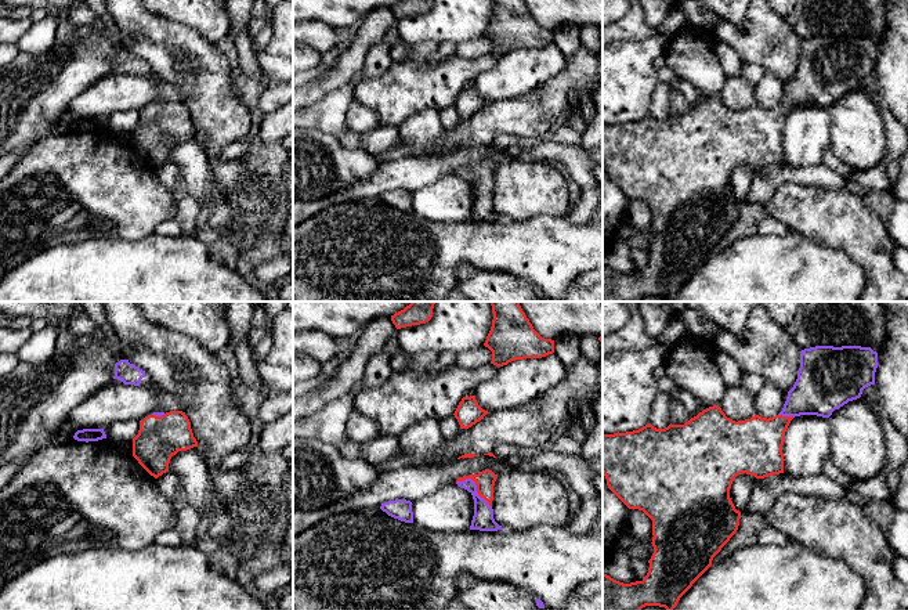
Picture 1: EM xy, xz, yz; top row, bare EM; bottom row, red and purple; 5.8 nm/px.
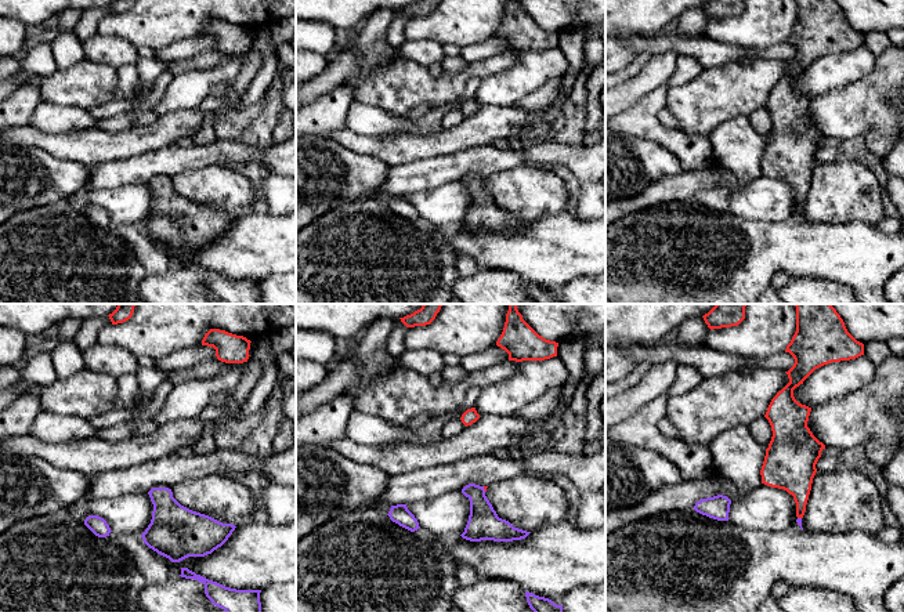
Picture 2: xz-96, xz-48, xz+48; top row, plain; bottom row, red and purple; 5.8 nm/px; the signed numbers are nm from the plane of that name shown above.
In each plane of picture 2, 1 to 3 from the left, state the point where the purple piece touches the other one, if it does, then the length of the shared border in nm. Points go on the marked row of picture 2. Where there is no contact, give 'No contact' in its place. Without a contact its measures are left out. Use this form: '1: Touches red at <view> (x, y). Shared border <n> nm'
1: No contact
2: Touches red at xz-48 (484, 488). Shared border 40 nm
3: Touches red at xz+48 (799, 517). Shared border 30 nm

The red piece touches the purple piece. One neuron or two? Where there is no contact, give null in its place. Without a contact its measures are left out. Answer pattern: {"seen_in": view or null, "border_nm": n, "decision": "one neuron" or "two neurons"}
{"seen_in": "xz", "border_nm": 260, "decision": "one neuron"}

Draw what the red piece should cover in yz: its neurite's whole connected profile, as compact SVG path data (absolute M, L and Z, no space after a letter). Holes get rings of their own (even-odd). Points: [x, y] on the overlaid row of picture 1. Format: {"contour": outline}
{"contour": "M815 346L800 351L800 368L793 387L788 391L782 411L773 418L759 415L732 420L719 405L709 407L684 425L656 429L651 423L639 430L603 434L603 474L608 488L629 508L643 510L652 520L654 553L643 581L619 582L603 573L603 610L641 610L659 606L673 610L680 598L712 566L713 557L737 533L741 512L735 509L730 488L734 479L746 473L756 479L784 473L784 436L795 416L817 415L829 418L849 401L861 397L862 390L875 385L878 353L861 346Z"}

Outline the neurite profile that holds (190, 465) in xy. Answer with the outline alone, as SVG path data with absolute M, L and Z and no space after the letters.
M199 445L173 455L169 472L180 477L188 502L199 516L210 517L209 534L211 537L224 546L231 539L242 537L238 524L232 519L232 513L225 506L217 506L213 501L214 483L210 479L210 472Z

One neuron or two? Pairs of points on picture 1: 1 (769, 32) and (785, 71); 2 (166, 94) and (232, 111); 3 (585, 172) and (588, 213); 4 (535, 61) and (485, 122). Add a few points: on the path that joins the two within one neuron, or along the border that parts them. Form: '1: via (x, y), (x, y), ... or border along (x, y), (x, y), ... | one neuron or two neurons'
1: via (774, 42), (781, 61) | one neuron
2: border along (159, 76), (176, 83), (181, 89), (184, 100) | two neurons
3: border along (582, 188), (588, 190) | two neurons
4: border along (535, 86), (517, 96), (489, 103) | two neurons

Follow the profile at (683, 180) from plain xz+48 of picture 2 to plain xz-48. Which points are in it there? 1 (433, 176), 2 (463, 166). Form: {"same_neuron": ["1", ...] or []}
{"same_neuron": ["1", "2"]}

